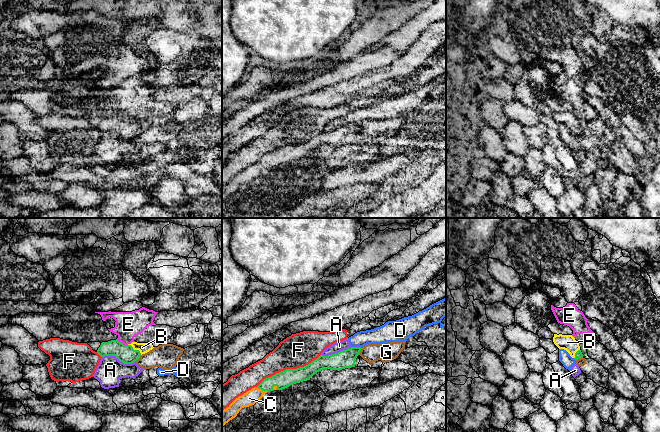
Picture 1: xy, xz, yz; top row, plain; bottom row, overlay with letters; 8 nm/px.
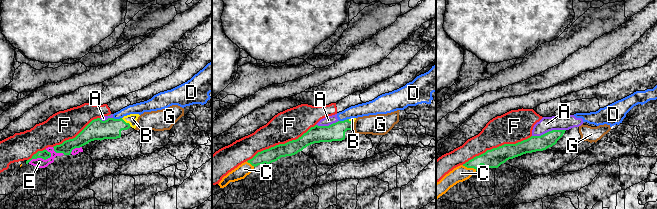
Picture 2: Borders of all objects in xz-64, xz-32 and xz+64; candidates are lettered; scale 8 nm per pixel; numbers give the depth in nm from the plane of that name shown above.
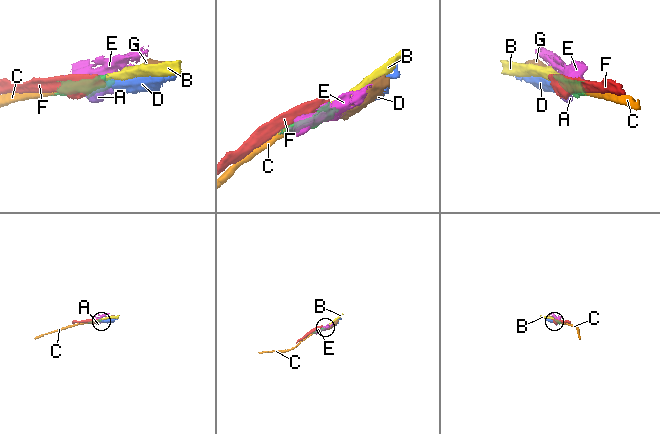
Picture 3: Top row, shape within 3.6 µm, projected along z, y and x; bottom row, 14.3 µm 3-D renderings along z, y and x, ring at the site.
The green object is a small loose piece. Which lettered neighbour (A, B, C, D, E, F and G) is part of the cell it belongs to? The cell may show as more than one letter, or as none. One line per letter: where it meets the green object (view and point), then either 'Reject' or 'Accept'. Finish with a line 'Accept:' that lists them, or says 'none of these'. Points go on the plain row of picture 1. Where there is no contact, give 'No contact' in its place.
A: Touches green at xy (118, 135). Reject
B: Touches green at xy (135, 126). Accept
C: Touches green at xz (262, 166). Accept
D: Touches green at xz (353, 123). Reject
E: Touches green at xy (121, 118). Reject
F: Touches green at xz (288, 145). Reject
G: Touches green at xy (137, 135). Reject
Accept: B, C

